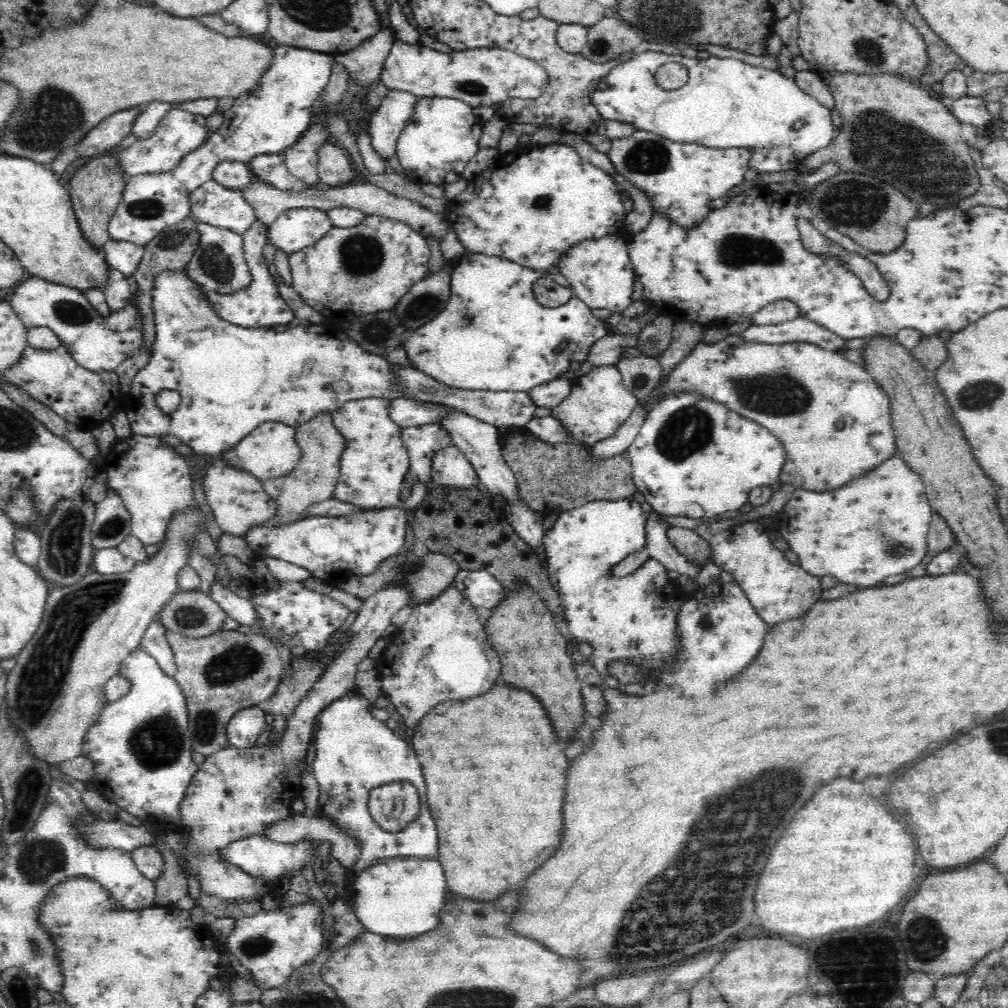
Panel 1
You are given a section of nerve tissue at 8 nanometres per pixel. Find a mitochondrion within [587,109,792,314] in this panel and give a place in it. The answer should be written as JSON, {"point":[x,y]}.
{"point":[734,250]}

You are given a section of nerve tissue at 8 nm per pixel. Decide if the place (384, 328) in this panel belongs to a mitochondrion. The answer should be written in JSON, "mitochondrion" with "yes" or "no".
{"mitochondrion":"yes"}

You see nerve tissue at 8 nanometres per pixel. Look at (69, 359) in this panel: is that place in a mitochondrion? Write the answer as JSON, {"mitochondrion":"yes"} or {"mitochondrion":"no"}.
{"mitochondrion":"no"}

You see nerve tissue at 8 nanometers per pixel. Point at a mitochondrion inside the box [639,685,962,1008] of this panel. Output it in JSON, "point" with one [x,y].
{"point":[929,941]}

